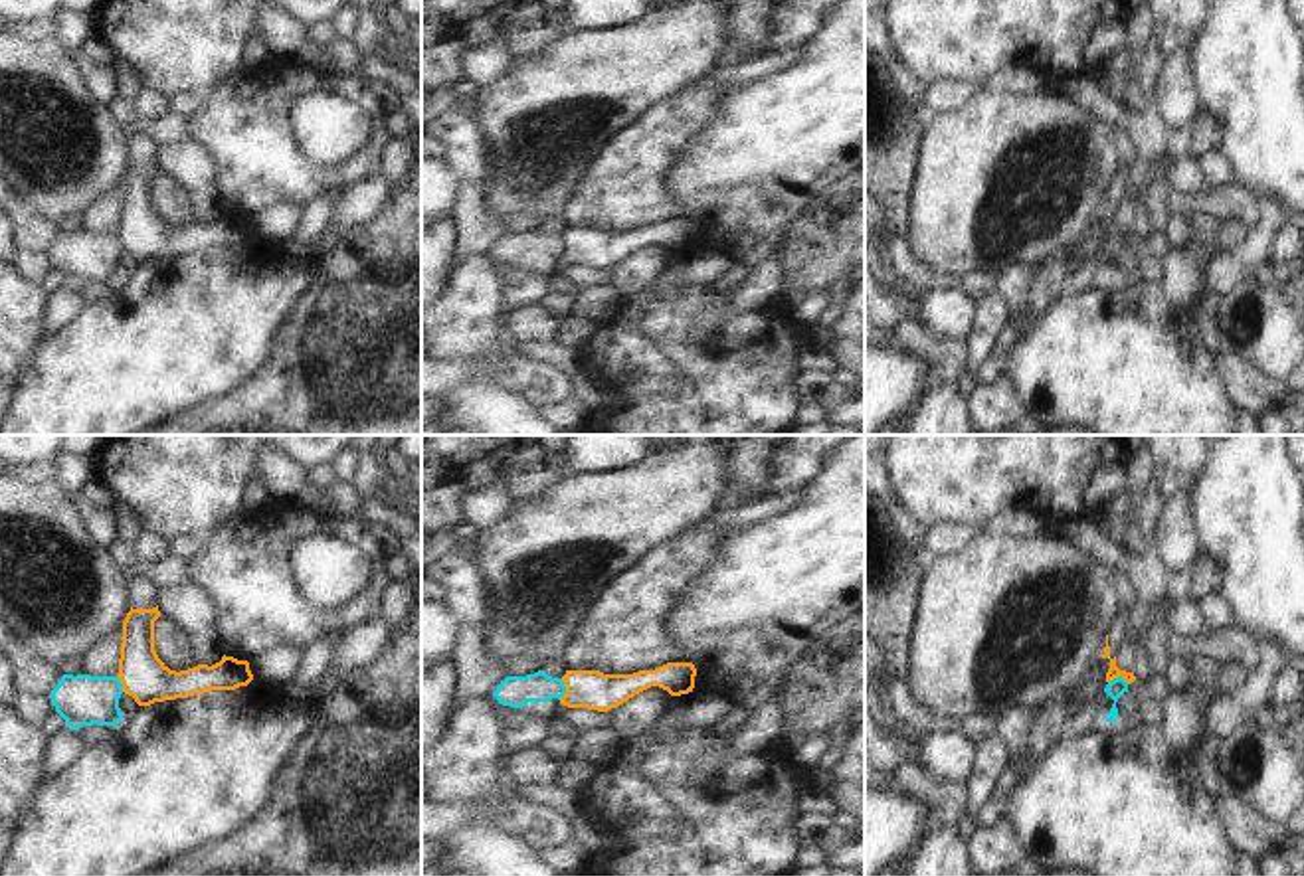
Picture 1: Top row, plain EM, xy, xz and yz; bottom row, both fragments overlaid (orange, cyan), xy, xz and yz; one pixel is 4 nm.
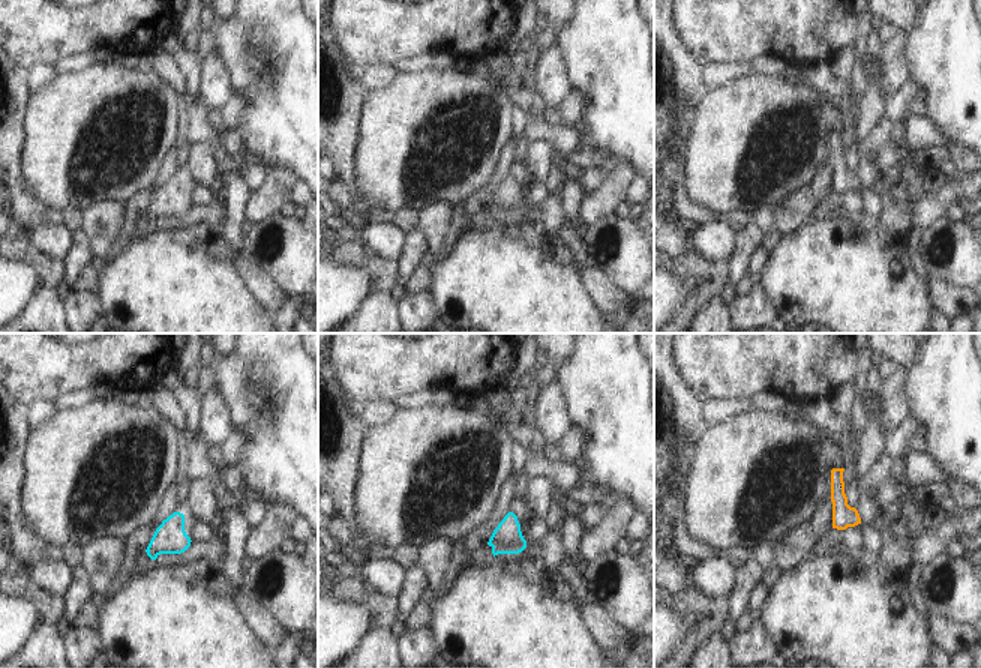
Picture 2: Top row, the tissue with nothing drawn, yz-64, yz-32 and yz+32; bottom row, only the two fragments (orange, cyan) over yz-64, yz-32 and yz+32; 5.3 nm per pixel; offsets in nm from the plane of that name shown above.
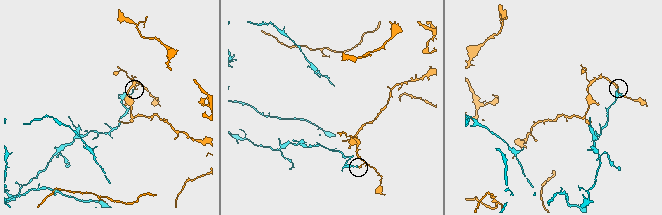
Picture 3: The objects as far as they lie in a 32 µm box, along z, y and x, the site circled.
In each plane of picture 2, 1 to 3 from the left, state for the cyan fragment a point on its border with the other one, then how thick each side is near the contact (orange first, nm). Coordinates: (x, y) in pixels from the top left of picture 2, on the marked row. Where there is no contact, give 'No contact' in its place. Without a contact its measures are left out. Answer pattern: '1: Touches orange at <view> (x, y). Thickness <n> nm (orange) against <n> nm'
1: No contact
2: No contact
3: No contact

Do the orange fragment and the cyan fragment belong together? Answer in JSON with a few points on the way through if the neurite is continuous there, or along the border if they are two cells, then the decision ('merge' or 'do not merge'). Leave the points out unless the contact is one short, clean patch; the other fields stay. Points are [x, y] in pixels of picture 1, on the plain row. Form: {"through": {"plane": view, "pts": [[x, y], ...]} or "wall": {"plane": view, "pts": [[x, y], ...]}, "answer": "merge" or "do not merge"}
{"wall": {"plane": "xz", "pts": [[562, 236], [564, 250], [558, 256]]}, "answer": "do not merge"}

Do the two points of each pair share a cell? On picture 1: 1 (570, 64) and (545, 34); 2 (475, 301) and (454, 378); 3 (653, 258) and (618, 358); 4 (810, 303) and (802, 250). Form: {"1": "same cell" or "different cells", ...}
{"1": "different cells", "2": "different cells", "3": "different cells", "4": "different cells"}

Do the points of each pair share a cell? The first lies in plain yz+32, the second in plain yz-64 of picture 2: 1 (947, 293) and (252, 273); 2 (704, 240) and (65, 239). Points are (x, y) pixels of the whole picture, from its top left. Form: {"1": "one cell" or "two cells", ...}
{"1": "one cell", "2": "one cell"}

